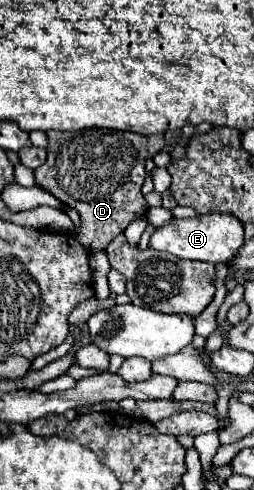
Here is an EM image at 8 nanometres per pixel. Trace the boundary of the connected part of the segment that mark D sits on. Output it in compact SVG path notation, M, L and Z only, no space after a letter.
M49 130L47 136L47 162L35 170L37 186L79 212L81 226L75 228L79 244L91 252L105 250L107 242L123 234L133 220L145 216L149 208L141 194L147 178L145 160L163 150L165 138L161 134L141 136L119 130Z

